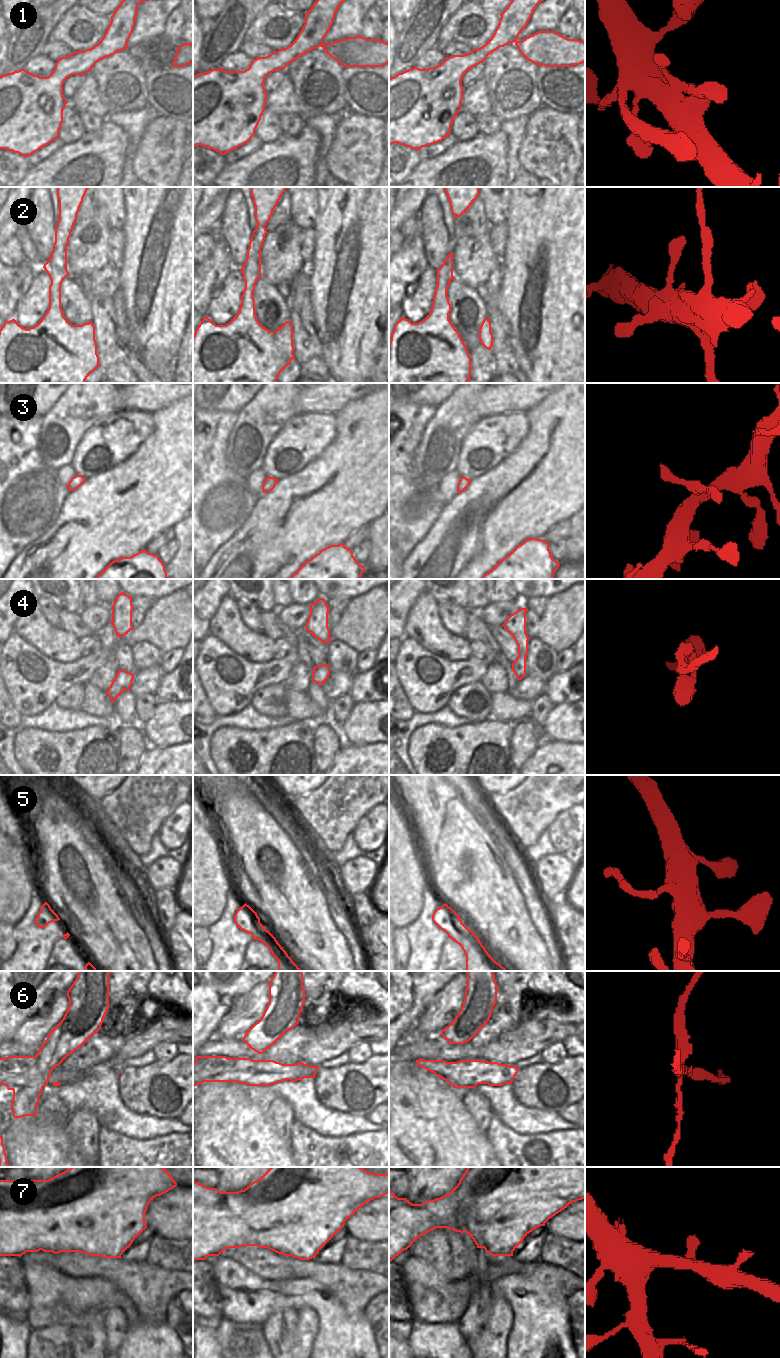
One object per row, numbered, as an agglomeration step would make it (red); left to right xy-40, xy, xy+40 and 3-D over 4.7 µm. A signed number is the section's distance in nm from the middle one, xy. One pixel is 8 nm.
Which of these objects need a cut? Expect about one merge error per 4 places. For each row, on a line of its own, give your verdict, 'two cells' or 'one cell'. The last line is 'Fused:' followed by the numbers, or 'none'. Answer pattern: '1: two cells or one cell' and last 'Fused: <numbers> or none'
1: one cell
2: one cell
3: one cell
4: one cell
5: two cells
6: two cells
7: one cell
Fused: 5, 6

